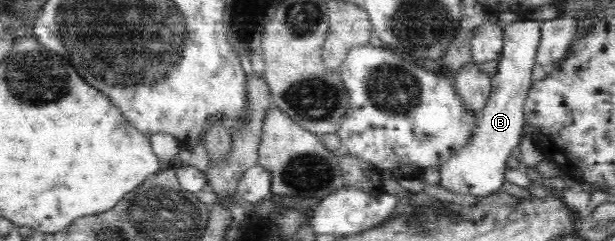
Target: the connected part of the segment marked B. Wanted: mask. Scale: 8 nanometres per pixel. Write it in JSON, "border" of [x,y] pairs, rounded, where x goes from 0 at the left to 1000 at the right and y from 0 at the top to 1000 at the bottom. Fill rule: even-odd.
{"border":[[[870,79],[842,83],[818,116],[820,195],[811,232],[810,290],[798,324],[798,382],[792,432],[782,456],[771,564],[758,614],[743,622],[715,693],[714,772],[743,805],[795,813],[813,788],[821,751],[824,664],[834,656],[834,614],[847,589],[854,494],[857,390],[865,357],[863,299],[870,266],[880,120]]]}

